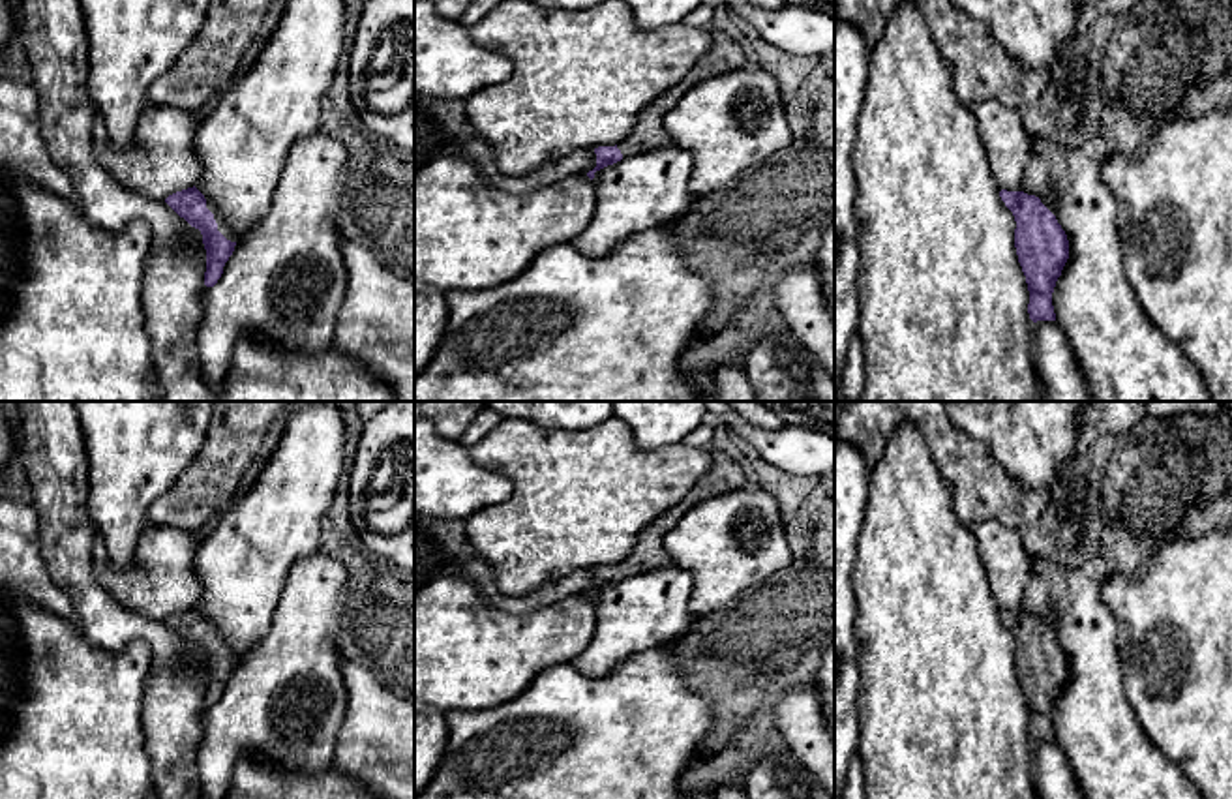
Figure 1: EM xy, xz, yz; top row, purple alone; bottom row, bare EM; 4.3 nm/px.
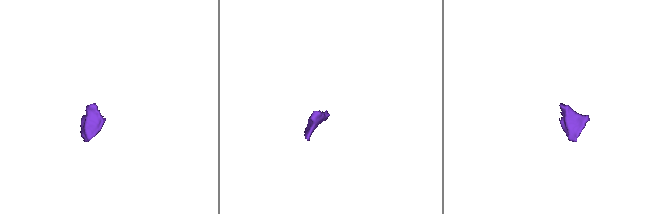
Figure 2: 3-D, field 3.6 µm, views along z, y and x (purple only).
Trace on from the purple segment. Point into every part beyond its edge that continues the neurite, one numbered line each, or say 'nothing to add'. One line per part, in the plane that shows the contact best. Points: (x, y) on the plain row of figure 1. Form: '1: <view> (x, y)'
1: xy (224, 648)

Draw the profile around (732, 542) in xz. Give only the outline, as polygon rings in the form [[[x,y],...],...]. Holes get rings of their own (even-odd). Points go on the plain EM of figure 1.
[[[754,486],[696,505],[664,536],[664,548],[694,578],[694,621],[765,583],[793,559],[776,499]]]

